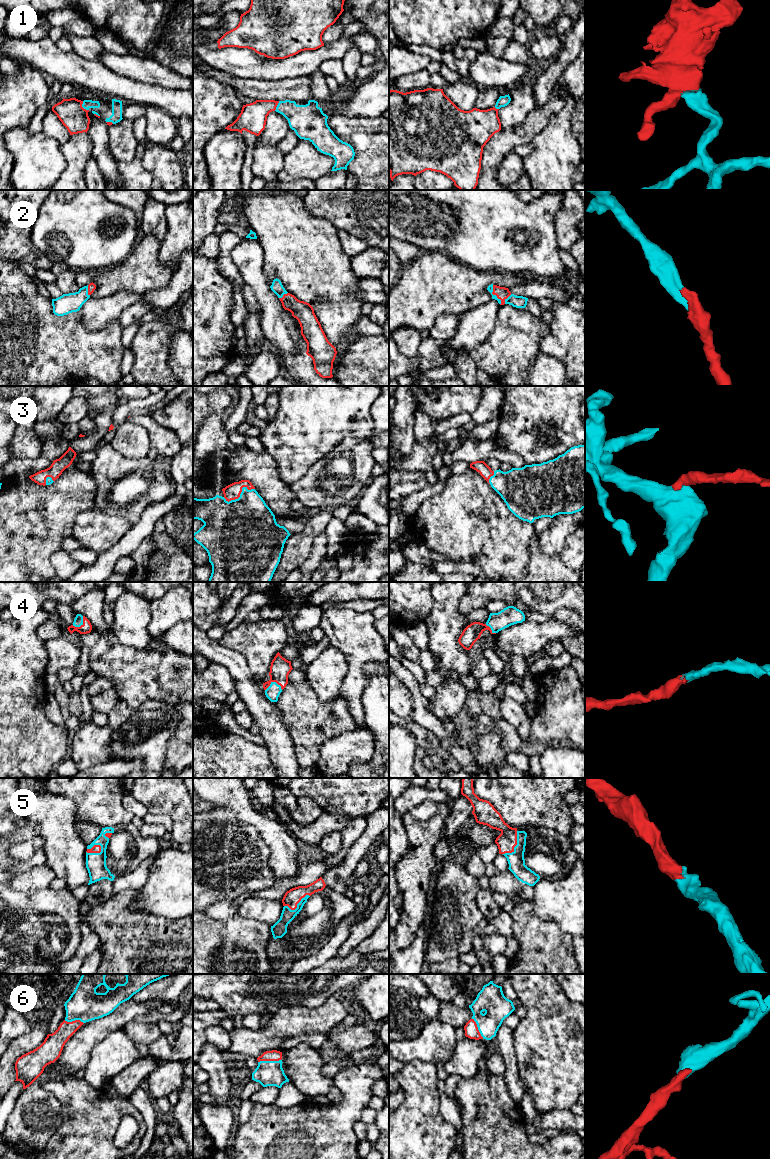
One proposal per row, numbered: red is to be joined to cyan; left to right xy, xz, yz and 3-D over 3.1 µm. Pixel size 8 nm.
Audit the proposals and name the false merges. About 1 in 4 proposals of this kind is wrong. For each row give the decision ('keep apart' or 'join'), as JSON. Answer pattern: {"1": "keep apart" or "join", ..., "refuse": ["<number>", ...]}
{"1": "join", "2": "join", "3": "join", "4": "join", "5": "join", "6": "join", "refuse": []}

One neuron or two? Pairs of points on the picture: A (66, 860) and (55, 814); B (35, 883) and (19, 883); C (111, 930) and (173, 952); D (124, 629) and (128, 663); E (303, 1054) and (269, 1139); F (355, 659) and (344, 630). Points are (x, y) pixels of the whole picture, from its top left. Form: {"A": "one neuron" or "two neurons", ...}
{"A": "one neuron", "B": "one neuron", "C": "one neuron", "D": "two neurons", "E": "two neurons", "F": "one neuron"}

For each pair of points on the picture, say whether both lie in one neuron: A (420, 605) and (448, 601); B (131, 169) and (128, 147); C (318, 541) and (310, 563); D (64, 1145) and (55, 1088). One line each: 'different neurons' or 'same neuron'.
A: different neurons
B: different neurons
C: same neuron
D: same neuron

